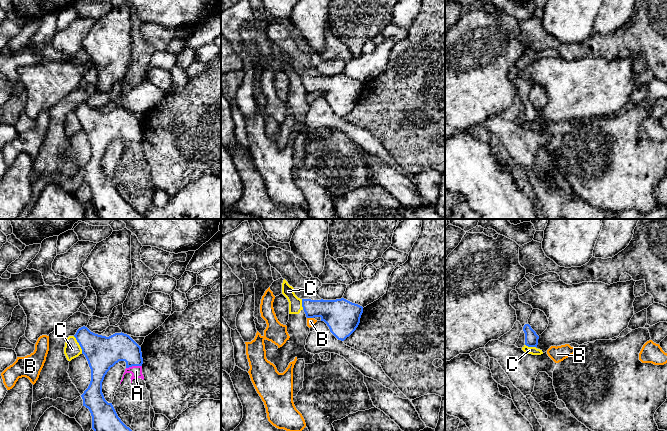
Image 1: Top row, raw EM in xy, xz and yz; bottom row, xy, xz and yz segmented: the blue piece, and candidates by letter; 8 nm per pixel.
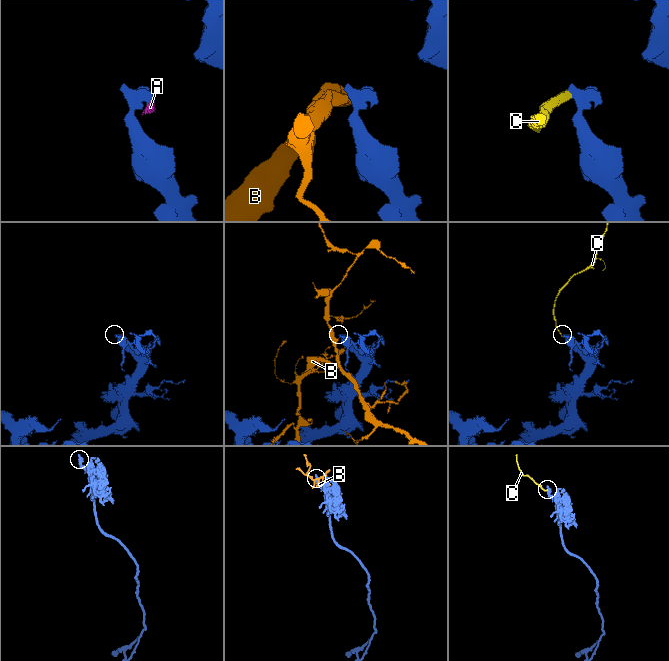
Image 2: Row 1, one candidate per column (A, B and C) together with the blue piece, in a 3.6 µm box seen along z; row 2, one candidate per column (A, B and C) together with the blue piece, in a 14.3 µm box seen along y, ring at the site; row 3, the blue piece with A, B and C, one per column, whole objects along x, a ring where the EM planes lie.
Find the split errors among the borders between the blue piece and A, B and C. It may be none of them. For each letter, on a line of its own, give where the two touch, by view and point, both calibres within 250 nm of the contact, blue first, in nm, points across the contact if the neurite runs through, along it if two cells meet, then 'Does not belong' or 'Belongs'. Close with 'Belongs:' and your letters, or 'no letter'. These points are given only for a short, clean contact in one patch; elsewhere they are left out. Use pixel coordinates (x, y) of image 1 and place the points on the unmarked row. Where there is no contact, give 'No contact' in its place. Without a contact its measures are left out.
A: Touches blue at xy (133, 141). Thickness 240 nm (blue) against 90 nm. Boundary: xy (141, 141), (132, 141), (126, 144). Does not belong
B: Touches blue at xz (310, 93). Thickness 280 nm (blue) against 60 nm. Boundary: xz (307, 93), (313, 94). Does not belong
C: Touches blue at xy (79, 120). Thickness 260 nm (blue) against 140 nm. Boundary: xy (73, 112), (82, 129). Does not belong
Belongs: no letter

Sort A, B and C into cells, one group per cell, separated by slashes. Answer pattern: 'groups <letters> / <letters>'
groups A / B / C

